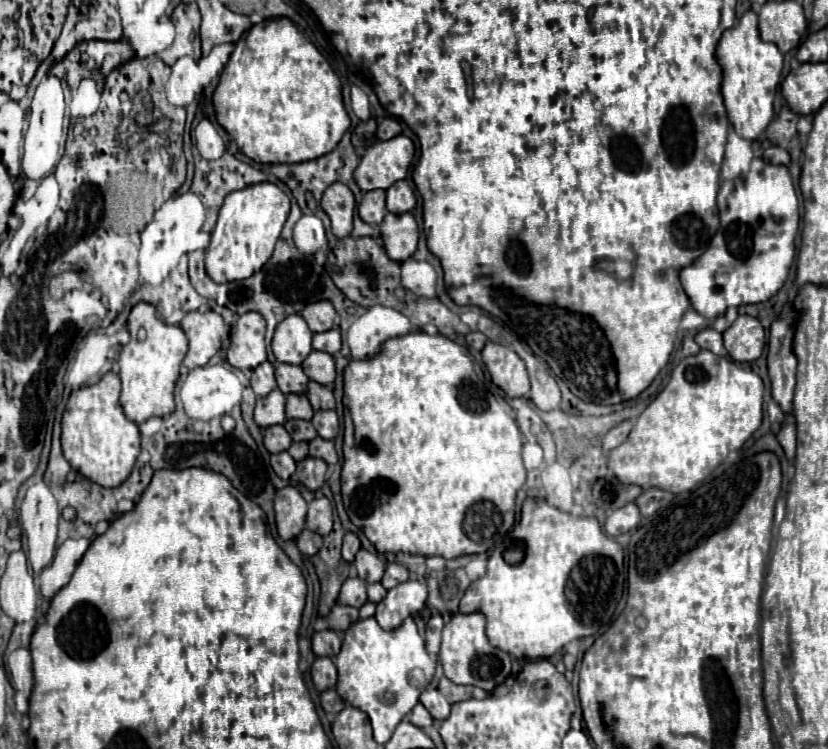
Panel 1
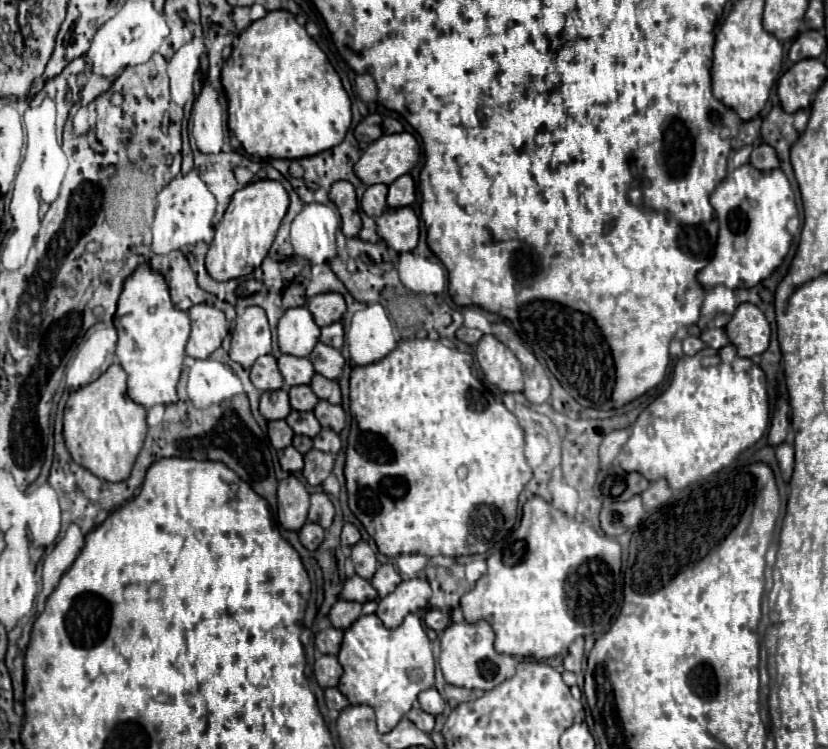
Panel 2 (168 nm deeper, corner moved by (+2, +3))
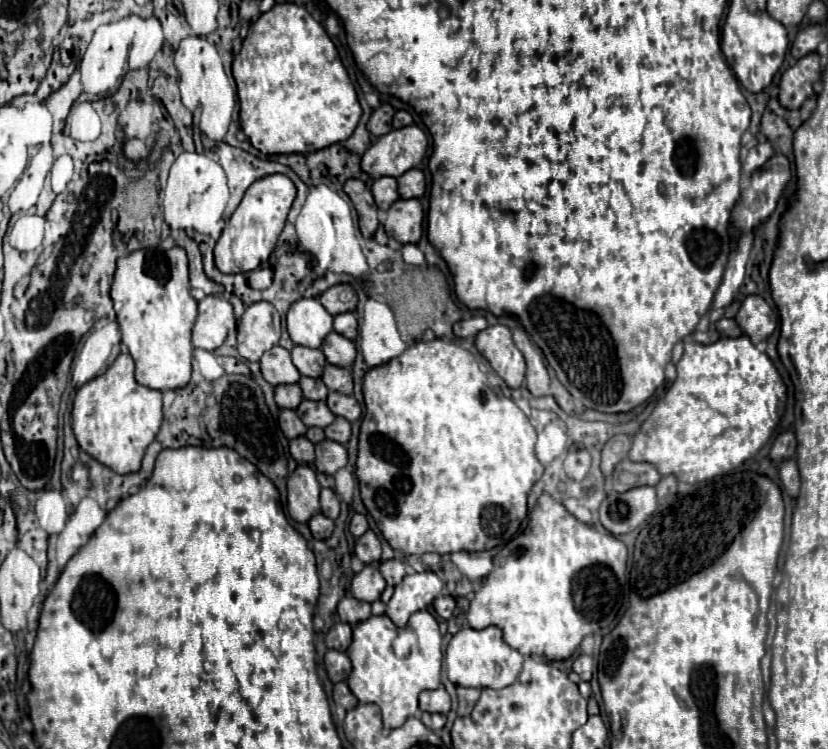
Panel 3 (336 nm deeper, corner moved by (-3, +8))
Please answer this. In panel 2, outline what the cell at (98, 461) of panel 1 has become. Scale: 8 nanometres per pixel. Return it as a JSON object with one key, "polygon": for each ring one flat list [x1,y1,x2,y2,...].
{"polygon":[[114,363,94,383,70,393,64,411,64,441,72,459,104,481,124,481,146,439,146,407,126,395,126,371]]}

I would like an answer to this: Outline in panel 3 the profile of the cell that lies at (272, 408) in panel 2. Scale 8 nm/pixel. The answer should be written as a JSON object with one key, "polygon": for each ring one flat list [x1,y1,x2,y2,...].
{"polygon":[[285,384,285,386,275,388,275,402,283,410,285,408,295,410,301,400,303,400,303,396,301,396,301,388,297,384]]}

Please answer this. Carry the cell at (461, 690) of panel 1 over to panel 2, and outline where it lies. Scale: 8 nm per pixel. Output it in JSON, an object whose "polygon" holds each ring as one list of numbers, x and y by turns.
{"polygon":[[446,685,446,689,444,689,444,697,448,699,448,705,454,709,454,707,458,707,460,703,470,701,470,699,472,699,472,691,470,691,470,689,464,689,464,687]]}

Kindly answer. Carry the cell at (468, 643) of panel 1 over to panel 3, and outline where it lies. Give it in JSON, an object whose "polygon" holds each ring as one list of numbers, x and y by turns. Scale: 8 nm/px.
{"polygon":[[463,626,449,642,445,652,447,676,457,686,471,688,505,688,515,682,521,672,523,654,507,646,501,638,501,630,497,626,487,626,483,630,473,630,471,626]]}

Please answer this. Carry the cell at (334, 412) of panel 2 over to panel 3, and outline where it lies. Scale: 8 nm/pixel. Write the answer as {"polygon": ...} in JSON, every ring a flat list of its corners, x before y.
{"polygon":[[329,392,327,396,327,406,331,408,331,412,335,416,343,416,347,418,349,422,355,422,361,414,361,408,359,404,355,402,353,396,345,396,345,394,339,394,339,392]]}

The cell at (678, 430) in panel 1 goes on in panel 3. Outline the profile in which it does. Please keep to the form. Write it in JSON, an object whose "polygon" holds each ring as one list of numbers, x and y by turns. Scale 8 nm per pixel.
{"polygon":[[747,336,721,338,715,344,703,346,699,342,687,342,685,354,677,362,677,378,667,394,655,404,649,418,641,424,633,436,629,458,635,462,653,464,661,476,673,474,679,482,703,482,717,474,729,472,755,456,759,448,773,436,779,418,785,408,787,388,781,382,777,368,767,354,759,352]]}

